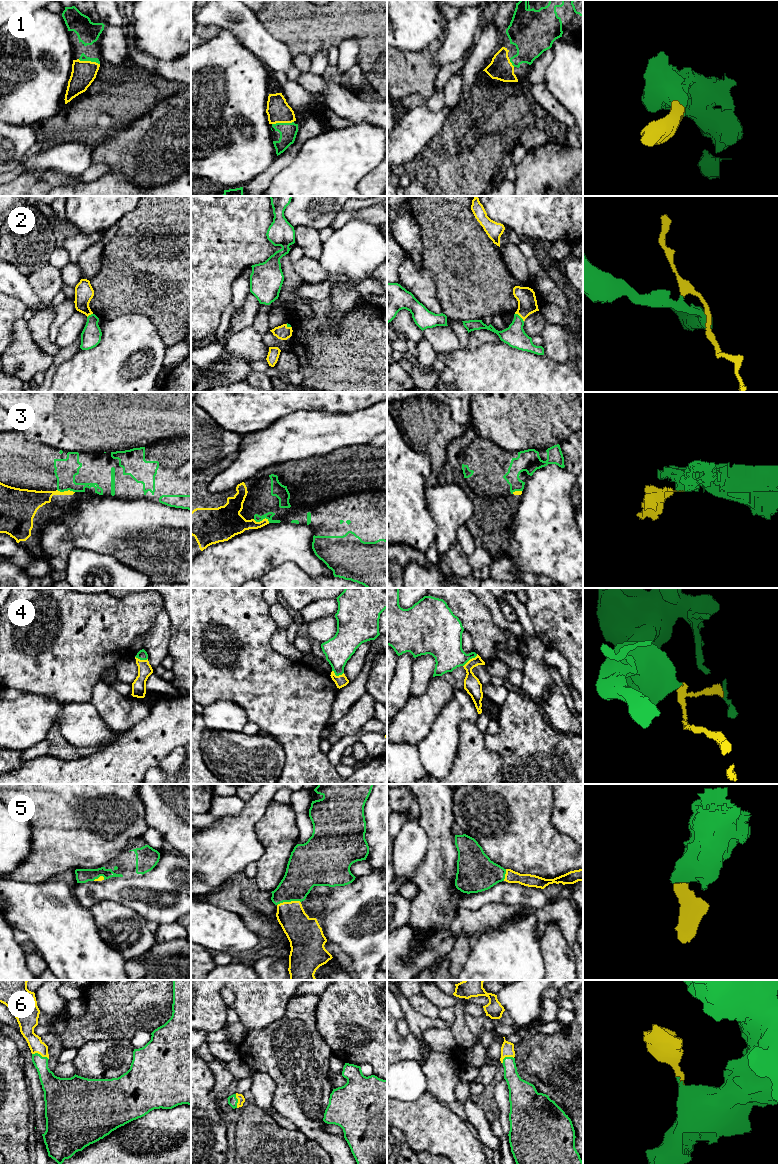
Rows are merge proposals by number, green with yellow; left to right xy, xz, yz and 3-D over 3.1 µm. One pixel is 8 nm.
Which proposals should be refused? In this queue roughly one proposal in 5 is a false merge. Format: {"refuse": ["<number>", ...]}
{"refuse": ["3"]}

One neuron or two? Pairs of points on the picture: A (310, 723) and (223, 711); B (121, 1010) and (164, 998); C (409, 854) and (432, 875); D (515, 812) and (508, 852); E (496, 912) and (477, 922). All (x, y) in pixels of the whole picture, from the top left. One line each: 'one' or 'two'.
A: two
B: one
C: two
D: one
E: one

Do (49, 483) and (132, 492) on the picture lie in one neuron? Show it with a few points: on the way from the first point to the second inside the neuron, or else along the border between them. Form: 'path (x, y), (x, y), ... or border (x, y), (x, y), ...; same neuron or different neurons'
path (70, 479), (111, 479); same neuron

